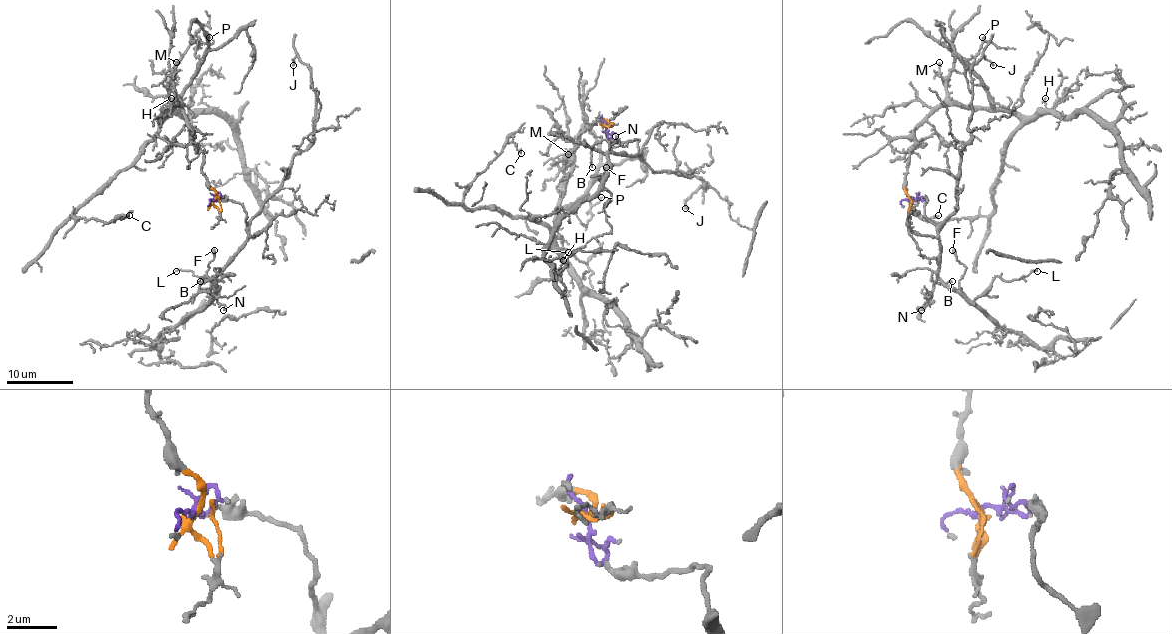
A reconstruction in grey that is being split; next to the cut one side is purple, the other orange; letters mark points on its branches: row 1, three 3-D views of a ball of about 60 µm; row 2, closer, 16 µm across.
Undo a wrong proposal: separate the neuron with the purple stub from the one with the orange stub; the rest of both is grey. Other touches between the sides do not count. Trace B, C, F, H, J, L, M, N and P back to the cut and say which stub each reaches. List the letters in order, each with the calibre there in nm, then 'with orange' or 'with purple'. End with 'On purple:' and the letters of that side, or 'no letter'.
B: 120 nm thick; with purple
C: 140 nm thick; with orange
F: 360 nm thick; with purple
H: 140 nm thick; with orange
J: 110 nm thick; with purple
L: 120 nm thick; with purple
M: 130 nm thick; with orange
N: 130 nm thick; with purple
P: 140 nm thick; with orange
On purple: B, F, J, L, N

